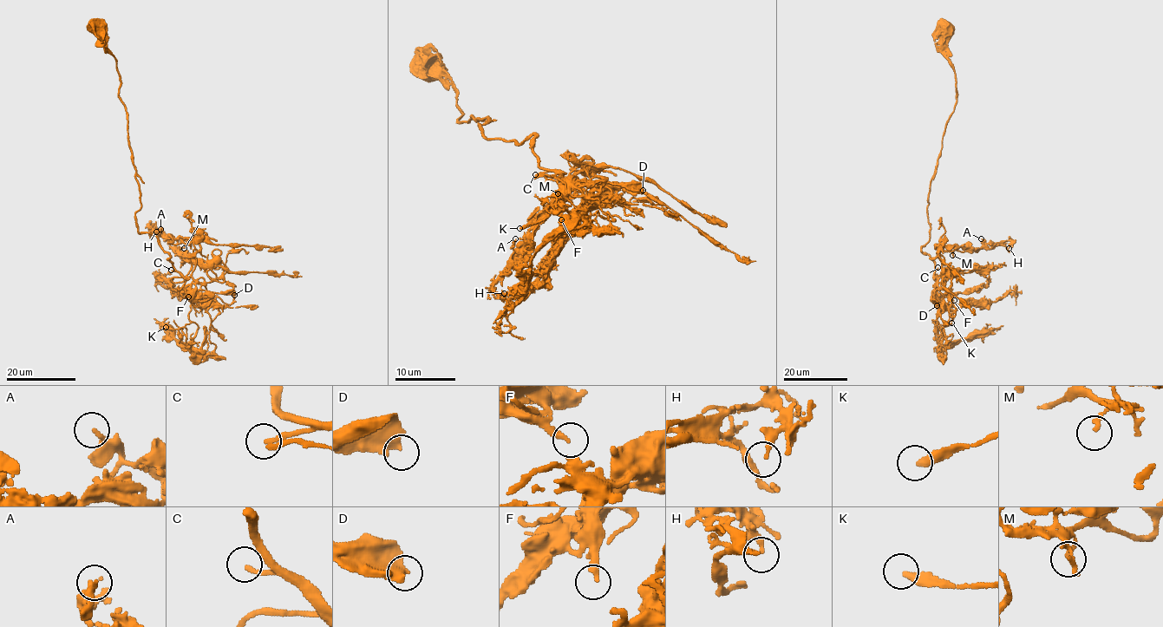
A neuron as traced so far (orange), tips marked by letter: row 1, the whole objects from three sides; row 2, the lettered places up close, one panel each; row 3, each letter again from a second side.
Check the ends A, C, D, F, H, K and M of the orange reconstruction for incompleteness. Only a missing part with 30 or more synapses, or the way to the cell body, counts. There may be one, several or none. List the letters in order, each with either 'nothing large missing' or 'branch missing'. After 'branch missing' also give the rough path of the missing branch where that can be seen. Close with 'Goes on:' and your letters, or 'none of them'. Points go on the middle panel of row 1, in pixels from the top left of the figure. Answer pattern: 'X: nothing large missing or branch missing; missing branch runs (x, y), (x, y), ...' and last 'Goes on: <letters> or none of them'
A: nothing large missing
C: branch missing; missing branch runs (535, 174), (549, 169), (554, 174), (545, 173), (512, 207), (502, 236), (452, 284), (444, 289), (434, 281)
D: nothing large missing
F: nothing large missing
H: nothing large missing
K: branch missing; missing branch runs (519, 228), (513, 236), (512, 255), (502, 262), (500, 277), (484, 291), (473, 305), (471, 311), (467, 310)
M: nothing large missing
Goes on: C, K

